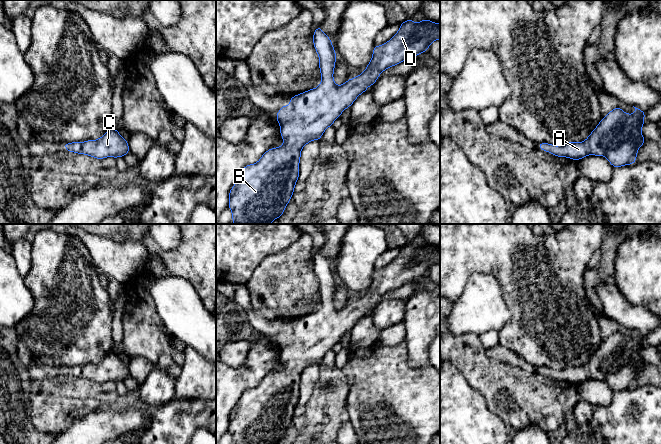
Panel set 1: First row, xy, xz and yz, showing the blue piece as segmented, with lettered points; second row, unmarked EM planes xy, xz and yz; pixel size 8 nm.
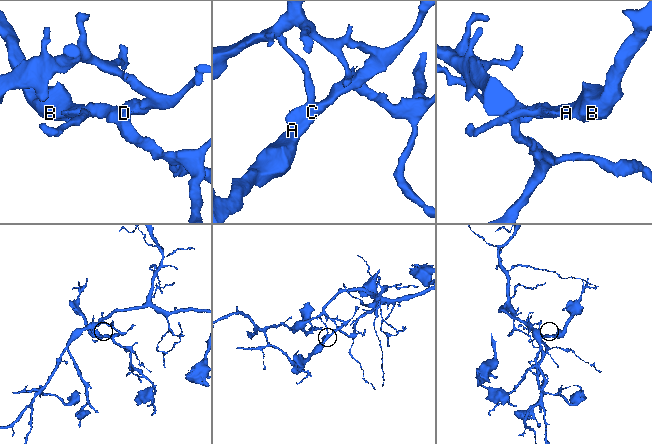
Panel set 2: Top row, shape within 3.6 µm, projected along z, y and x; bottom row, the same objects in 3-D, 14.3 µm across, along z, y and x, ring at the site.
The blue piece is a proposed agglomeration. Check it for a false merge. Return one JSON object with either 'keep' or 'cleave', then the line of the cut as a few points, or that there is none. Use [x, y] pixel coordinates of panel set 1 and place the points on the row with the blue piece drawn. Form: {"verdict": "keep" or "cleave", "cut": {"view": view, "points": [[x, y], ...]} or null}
{"verdict": "keep", "cut": null}

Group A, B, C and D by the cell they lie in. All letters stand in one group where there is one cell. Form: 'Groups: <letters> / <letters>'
Groups: A B C D

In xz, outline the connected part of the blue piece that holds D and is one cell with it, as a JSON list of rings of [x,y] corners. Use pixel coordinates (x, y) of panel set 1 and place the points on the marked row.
[[[407,19],[400,24],[398,32],[389,41],[384,45],[375,45],[365,71],[340,86],[335,84],[333,78],[337,54],[330,38],[322,31],[320,25],[315,29],[313,38],[314,48],[319,56],[321,84],[317,88],[292,96],[290,105],[287,107],[284,104],[276,114],[284,143],[280,147],[268,149],[257,163],[246,165],[242,169],[229,192],[228,208],[232,211],[234,224],[271,224],[273,220],[282,216],[299,178],[302,148],[310,141],[320,140],[324,131],[332,126],[347,107],[351,107],[360,94],[375,84],[384,70],[426,52],[432,42],[440,39],[440,23],[424,19],[415,24],[413,19]]]

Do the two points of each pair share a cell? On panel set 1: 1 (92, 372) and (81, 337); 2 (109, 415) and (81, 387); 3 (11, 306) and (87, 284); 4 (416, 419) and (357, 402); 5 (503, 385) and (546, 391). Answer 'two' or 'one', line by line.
1: two
2: two
3: two
4: one
5: one

